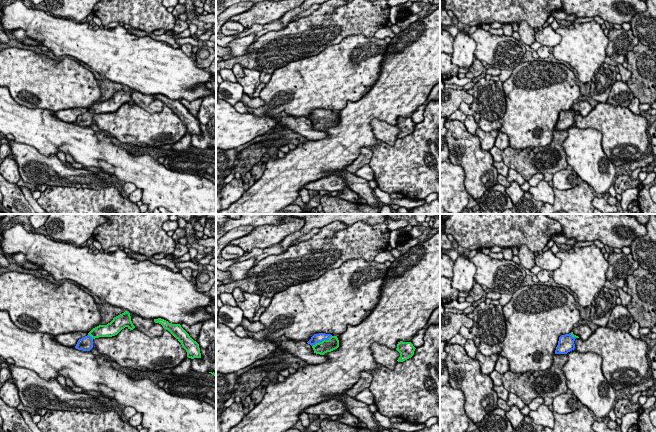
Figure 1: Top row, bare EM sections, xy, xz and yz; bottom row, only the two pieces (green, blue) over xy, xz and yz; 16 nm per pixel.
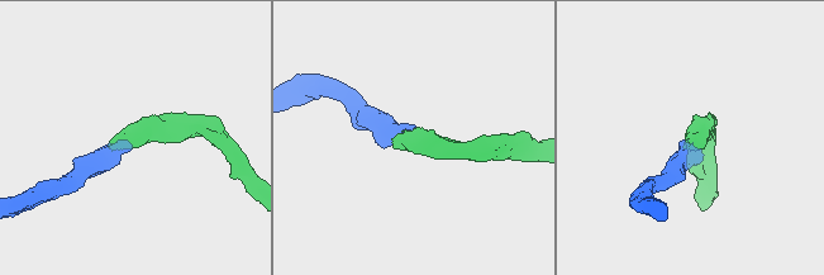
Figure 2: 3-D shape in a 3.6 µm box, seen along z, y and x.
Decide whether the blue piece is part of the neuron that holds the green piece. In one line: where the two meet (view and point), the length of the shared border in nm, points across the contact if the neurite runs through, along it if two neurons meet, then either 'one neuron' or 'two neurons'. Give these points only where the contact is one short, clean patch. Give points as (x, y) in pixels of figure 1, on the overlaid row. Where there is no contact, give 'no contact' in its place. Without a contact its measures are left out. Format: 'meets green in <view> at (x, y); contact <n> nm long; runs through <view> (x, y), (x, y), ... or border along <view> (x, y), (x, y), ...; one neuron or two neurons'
meets green in xz at (322, 341); contact 360 nm long; runs through xz (325, 346), (322, 341), (316, 338); one neuron

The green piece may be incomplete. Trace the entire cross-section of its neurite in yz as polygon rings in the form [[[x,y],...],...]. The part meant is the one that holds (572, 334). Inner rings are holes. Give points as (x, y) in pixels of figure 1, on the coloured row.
[[[573,332],[559,337],[558,345],[555,350],[555,354],[567,354],[568,352],[575,349],[574,341],[578,336],[574,335]]]

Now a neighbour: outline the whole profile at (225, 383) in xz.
[[[216,372],[216,407],[218,408],[216,418],[224,410],[224,402],[233,396],[234,388],[238,385],[239,380],[240,375],[236,373]]]

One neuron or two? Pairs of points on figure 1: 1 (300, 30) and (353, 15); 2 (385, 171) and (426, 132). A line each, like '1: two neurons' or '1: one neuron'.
1: one neuron
2: one neuron

